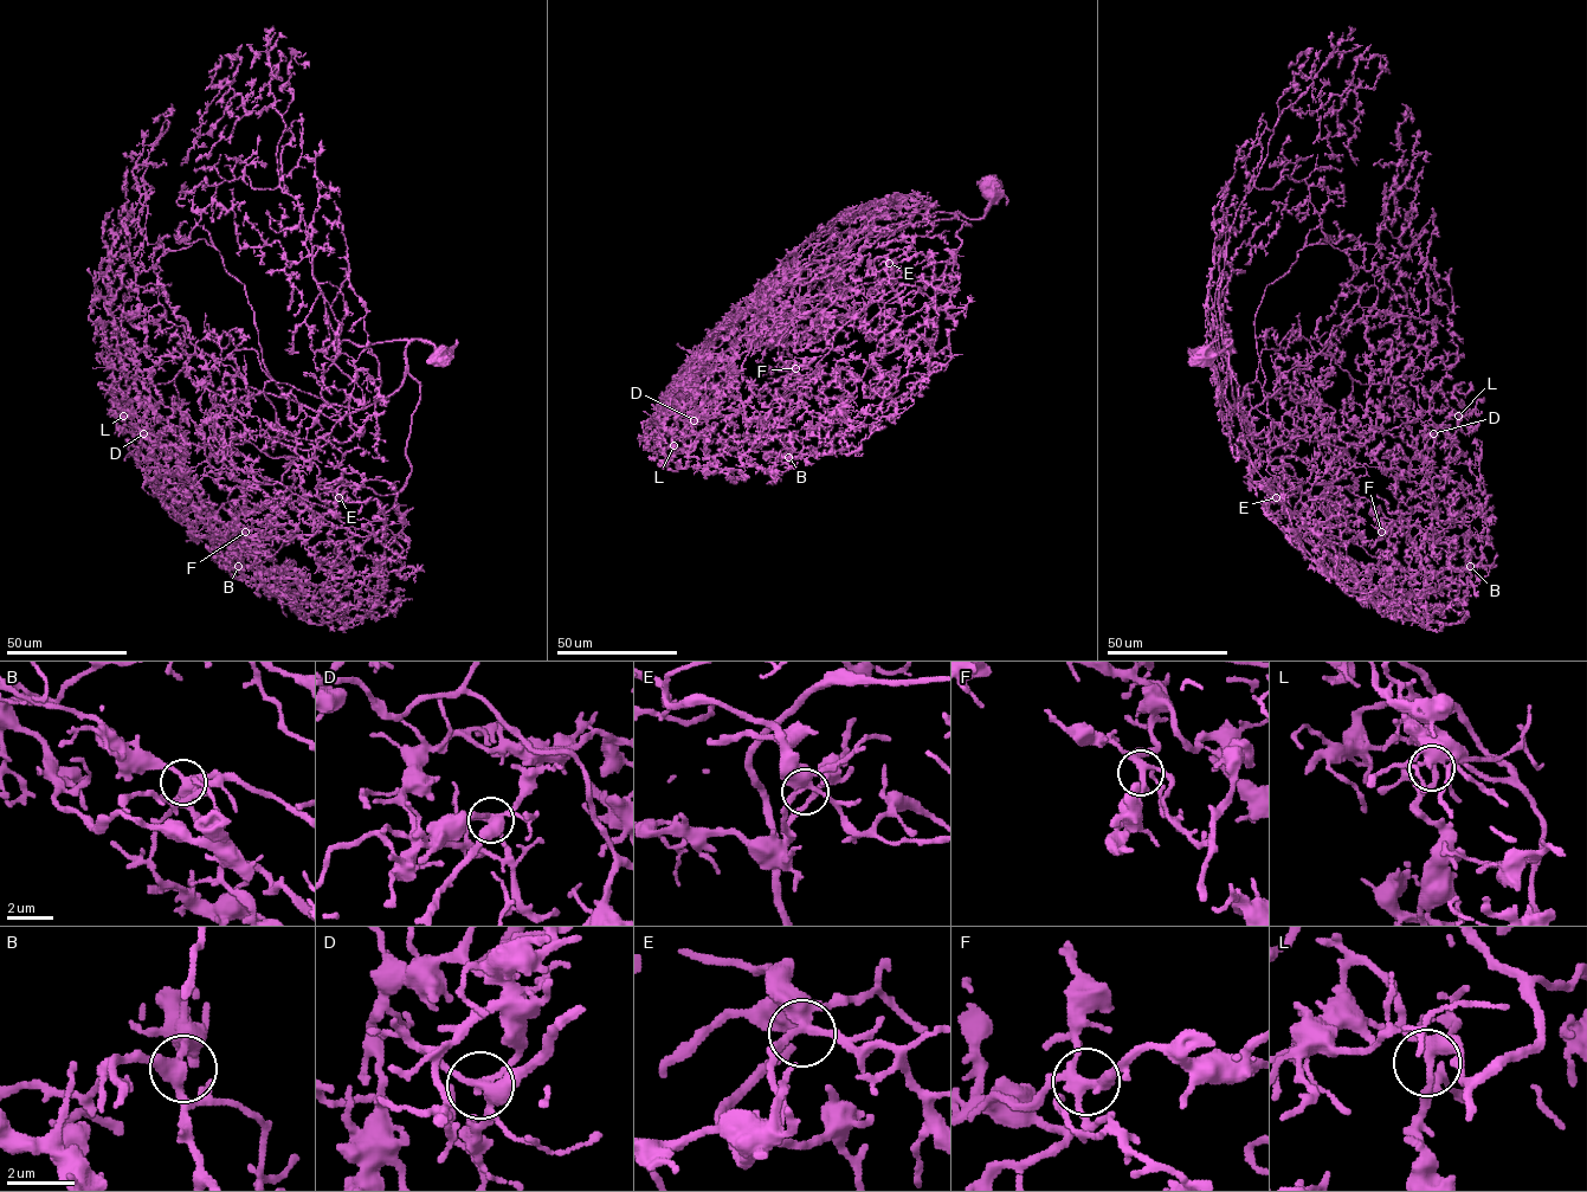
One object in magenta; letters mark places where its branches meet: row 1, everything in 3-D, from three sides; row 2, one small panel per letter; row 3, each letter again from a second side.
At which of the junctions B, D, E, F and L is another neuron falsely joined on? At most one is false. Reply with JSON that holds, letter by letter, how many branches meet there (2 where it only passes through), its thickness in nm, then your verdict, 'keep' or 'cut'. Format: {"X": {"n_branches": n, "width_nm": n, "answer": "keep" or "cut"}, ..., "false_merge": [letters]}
{"B": {"n_branches": 4, "width_nm": 360, "answer": "keep"}, "D": {"n_branches": 4, "width_nm": 320, "answer": "cut"}, "E": {"n_branches": 4, "width_nm": 300, "answer": "keep"}, "F": {"n_branches": 4, "width_nm": 280, "answer": "keep"}, "L": {"n_branches": 4, "width_nm": 320, "answer": "keep"}, "false_merge": ["D"]}

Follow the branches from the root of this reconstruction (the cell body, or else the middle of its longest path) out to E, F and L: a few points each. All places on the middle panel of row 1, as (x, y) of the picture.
E: (993, 192), (982, 218), (957, 211), (918, 221), (858, 252), (870, 253), (868, 266), (879, 257), (889, 263)
F: (993, 192), (982, 218), (956, 213), (971, 225), (941, 276), (872, 302), (812, 374), (795, 368)
L: (993, 192), (982, 218), (957, 211), (902, 227), (804, 283), (775, 330), (716, 367), (685, 448), (673, 445)

